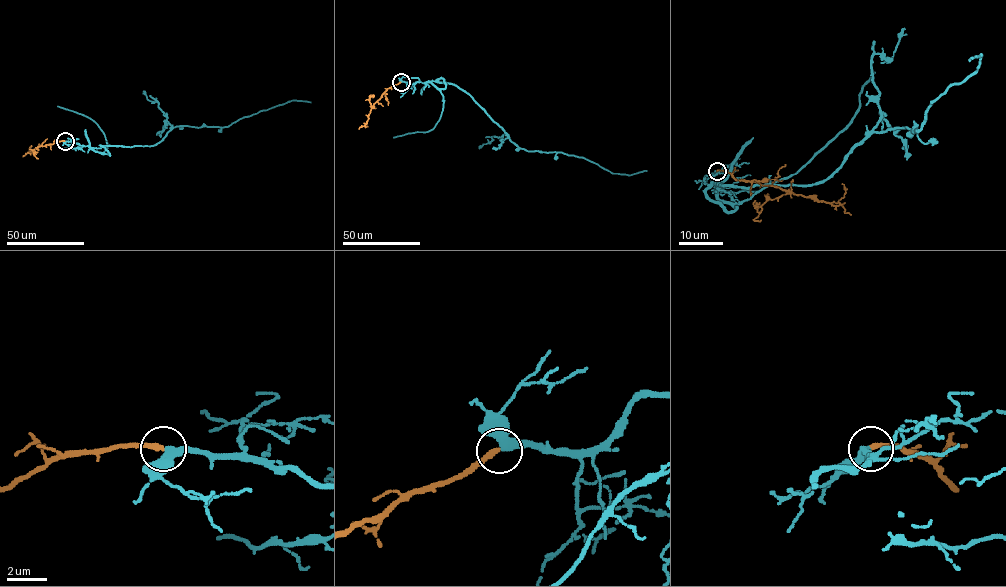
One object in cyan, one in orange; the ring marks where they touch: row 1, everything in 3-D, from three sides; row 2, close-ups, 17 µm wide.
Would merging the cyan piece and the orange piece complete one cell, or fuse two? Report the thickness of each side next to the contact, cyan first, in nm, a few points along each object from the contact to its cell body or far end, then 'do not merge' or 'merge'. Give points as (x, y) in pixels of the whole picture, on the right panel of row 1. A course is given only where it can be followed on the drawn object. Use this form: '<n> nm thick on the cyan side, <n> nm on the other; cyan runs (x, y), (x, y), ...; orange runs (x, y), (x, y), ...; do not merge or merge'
380 nm thick on the cyan side, 240 nm on the other; cyan runs (716, 171), (705, 183), (726, 211), (713, 182), (818, 184), (873, 132), (917, 132), (981, 55), (970, 61); orange runs (716, 171), (726, 171), (735, 179), (777, 185), (794, 194), (838, 205), (845, 192), (842, 183); merge

